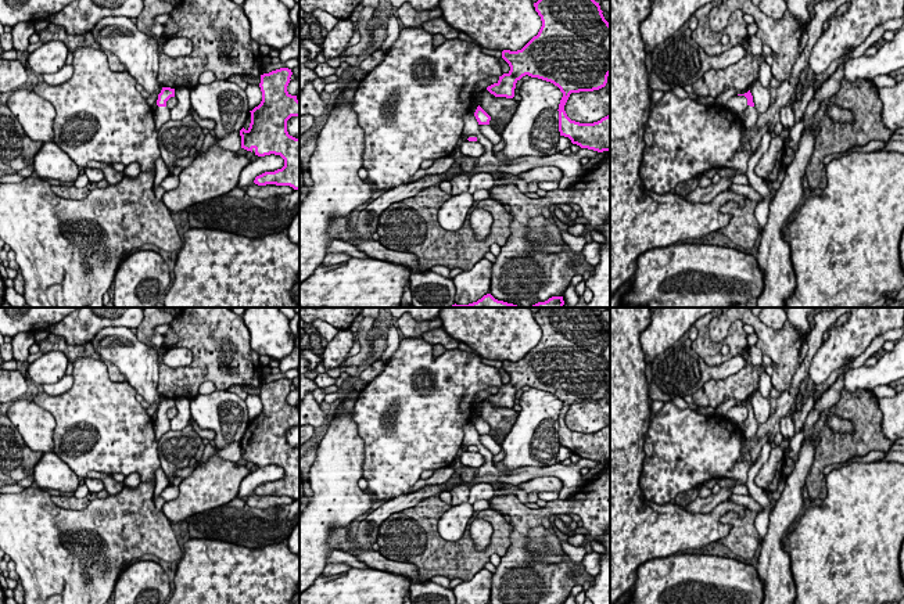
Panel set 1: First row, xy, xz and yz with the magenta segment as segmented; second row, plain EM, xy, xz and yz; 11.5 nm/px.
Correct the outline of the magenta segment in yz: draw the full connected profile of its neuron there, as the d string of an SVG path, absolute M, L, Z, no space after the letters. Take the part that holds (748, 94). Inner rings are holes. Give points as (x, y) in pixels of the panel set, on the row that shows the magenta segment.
M750 90L745 94L738 94L738 96L745 96L747 98L747 107L739 115L742 122L745 123L746 127L756 127L757 121L758 121L758 112L754 108L753 96L751 96Z

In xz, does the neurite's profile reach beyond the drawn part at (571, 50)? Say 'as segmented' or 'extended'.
as segmented

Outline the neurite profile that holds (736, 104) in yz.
M733 96L725 105L731 112L740 115L747 107L747 98L745 96Z

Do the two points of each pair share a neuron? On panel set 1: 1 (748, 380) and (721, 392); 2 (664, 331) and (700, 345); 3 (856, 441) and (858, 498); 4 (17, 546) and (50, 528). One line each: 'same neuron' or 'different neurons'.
1: same neuron
2: different neurons
3: different neurons
4: same neuron

